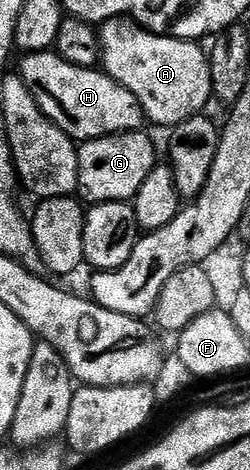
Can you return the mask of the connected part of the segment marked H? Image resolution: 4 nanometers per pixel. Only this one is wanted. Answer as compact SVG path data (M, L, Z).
M53 50L30 52L20 58L19 75L27 90L31 90L39 110L43 110L45 117L57 124L59 130L72 136L74 141L98 140L122 132L136 132L146 123L145 112L135 94L112 80L108 72L96 67L81 68L77 64L70 64Z

